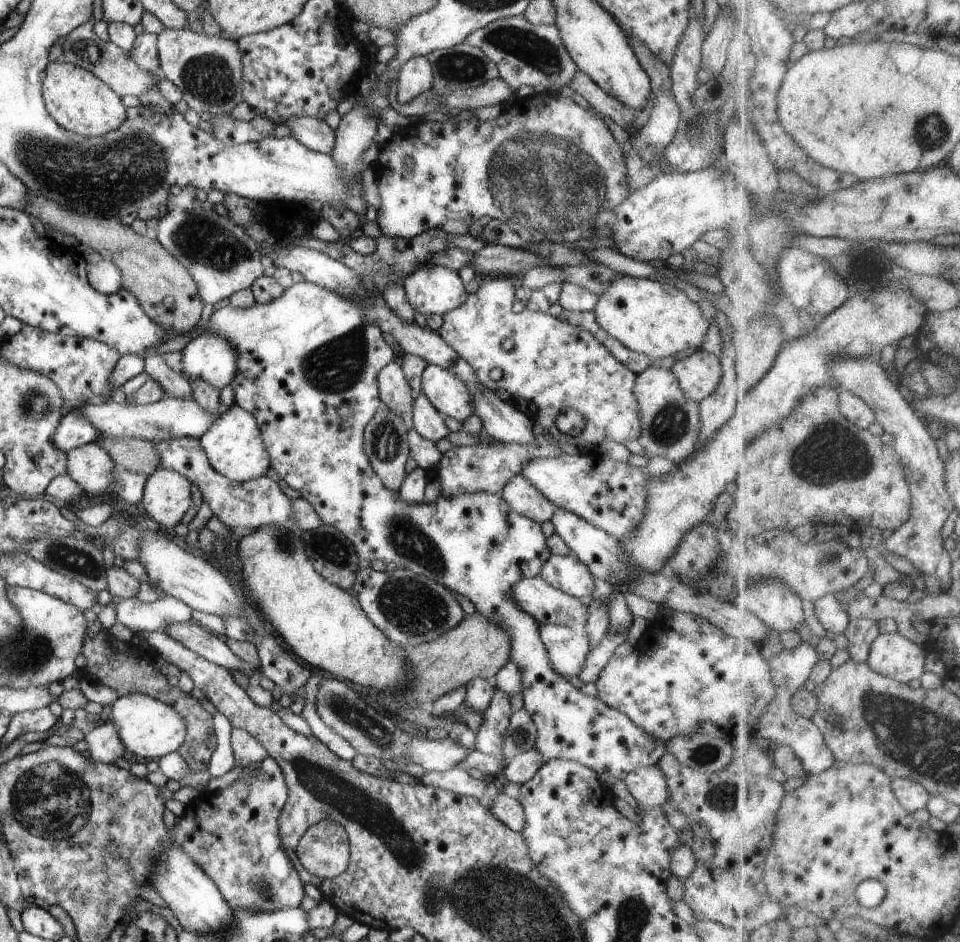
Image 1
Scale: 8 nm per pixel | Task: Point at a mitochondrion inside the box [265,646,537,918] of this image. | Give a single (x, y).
(327, 788)

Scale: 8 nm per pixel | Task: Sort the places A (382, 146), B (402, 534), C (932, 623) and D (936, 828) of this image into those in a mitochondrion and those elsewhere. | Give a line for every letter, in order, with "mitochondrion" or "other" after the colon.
A: other
B: mitochondrion
C: other
D: other

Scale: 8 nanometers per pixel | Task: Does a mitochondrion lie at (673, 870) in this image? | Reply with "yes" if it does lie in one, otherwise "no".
no

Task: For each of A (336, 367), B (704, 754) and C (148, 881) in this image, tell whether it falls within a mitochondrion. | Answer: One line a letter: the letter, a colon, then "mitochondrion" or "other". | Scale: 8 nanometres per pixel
A: mitochondrion
B: mitochondrion
C: other

